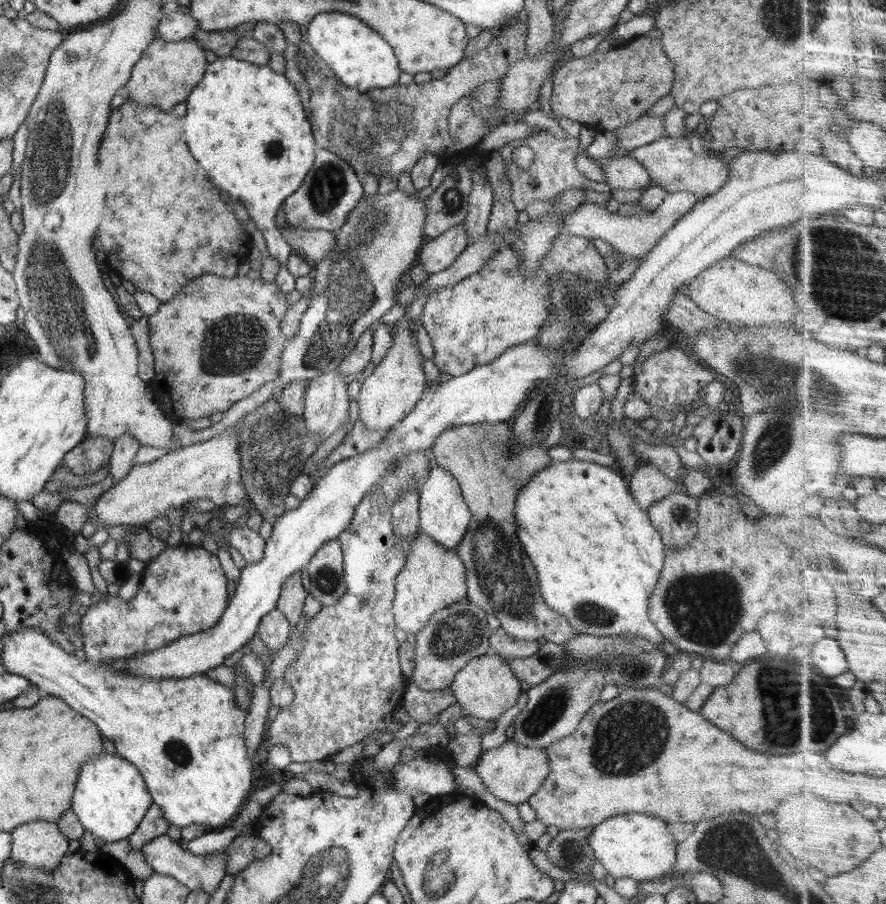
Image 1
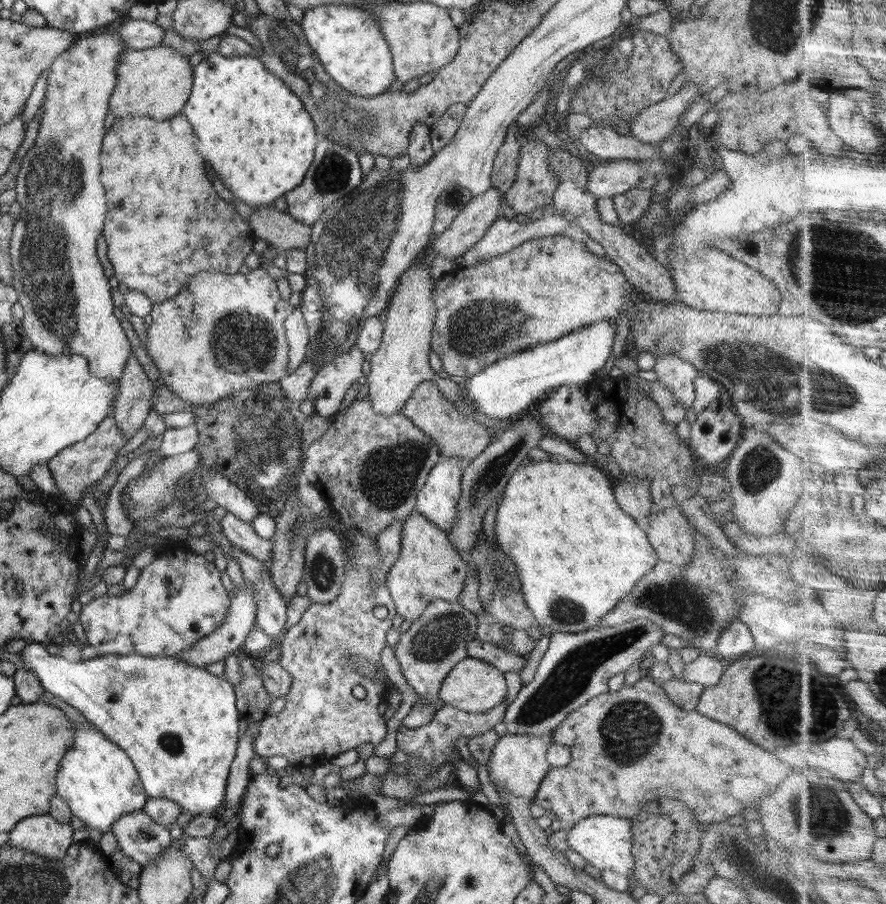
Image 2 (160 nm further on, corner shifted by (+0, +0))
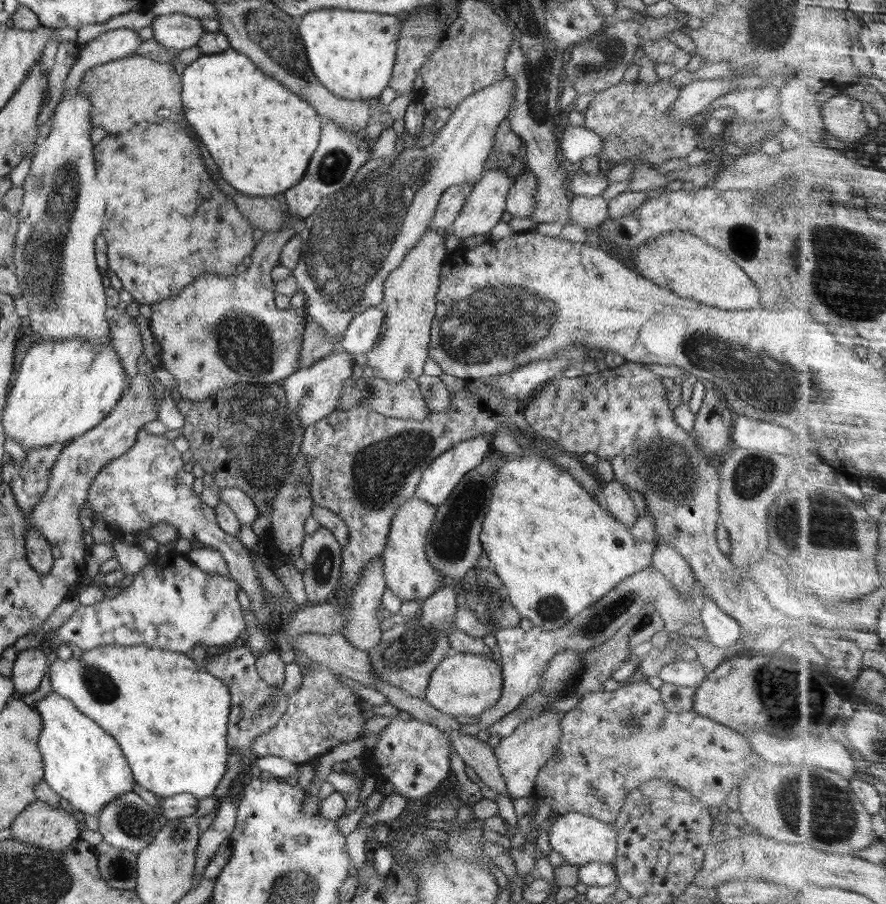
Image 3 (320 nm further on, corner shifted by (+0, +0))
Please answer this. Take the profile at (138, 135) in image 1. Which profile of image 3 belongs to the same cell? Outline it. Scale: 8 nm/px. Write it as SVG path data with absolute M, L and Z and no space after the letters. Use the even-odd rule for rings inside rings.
M142 121L118 136L106 136L96 144L94 160L96 178L106 188L102 236L108 244L108 266L138 304L153 305L178 296L185 286L205 273L234 275L238 264L254 250L252 232L255 228L232 200L218 190L196 144L180 124L160 126L156 122Z

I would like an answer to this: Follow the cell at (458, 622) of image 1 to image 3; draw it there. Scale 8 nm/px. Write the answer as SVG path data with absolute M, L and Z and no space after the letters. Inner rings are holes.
M446 584L434 594L420 602L418 616L409 619L406 624L396 625L386 631L381 631L379 643L367 650L370 658L371 672L377 678L383 678L392 686L397 686L410 696L425 698L431 672L446 656L452 654L448 633L456 629L456 595L455 589Z

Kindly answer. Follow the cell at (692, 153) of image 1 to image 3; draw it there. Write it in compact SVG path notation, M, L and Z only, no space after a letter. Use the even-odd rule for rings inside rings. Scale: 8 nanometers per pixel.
M568 125L560 136L558 157L562 162L568 162L577 168L584 158L597 156L603 145L604 141L598 134L583 127Z

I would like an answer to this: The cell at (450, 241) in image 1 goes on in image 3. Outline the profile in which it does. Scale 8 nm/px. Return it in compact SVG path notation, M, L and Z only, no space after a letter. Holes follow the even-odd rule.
M485 170L479 178L479 181L473 186L460 214L456 217L456 220L450 228L452 231L449 232L458 236L463 243L470 243L475 240L480 240L480 238L488 237L494 225L500 222L502 216L504 216L507 194L514 184L515 179L506 171Z

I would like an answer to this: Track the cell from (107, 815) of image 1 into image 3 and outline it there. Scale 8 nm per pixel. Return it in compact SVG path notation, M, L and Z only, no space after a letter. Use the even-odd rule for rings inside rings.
M54 691L48 693L42 700L38 700L33 708L36 708L42 717L43 727L37 745L42 755L43 780L58 796L68 800L74 809L97 816L107 802L114 800L118 795L133 791L135 780L120 745L97 722L82 714L82 711L78 710L70 700Z

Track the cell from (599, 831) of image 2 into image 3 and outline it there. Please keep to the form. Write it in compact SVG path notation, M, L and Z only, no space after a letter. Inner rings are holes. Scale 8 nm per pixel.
M582 813L556 815L547 838L547 849L559 852L567 864L583 865L589 862L615 863L617 834L613 823L602 822Z

